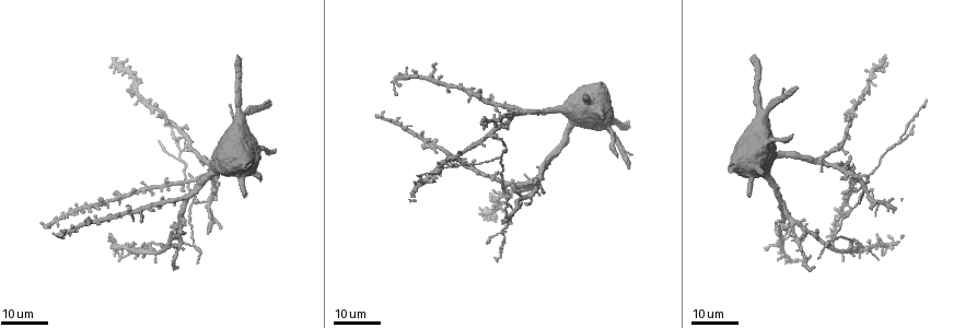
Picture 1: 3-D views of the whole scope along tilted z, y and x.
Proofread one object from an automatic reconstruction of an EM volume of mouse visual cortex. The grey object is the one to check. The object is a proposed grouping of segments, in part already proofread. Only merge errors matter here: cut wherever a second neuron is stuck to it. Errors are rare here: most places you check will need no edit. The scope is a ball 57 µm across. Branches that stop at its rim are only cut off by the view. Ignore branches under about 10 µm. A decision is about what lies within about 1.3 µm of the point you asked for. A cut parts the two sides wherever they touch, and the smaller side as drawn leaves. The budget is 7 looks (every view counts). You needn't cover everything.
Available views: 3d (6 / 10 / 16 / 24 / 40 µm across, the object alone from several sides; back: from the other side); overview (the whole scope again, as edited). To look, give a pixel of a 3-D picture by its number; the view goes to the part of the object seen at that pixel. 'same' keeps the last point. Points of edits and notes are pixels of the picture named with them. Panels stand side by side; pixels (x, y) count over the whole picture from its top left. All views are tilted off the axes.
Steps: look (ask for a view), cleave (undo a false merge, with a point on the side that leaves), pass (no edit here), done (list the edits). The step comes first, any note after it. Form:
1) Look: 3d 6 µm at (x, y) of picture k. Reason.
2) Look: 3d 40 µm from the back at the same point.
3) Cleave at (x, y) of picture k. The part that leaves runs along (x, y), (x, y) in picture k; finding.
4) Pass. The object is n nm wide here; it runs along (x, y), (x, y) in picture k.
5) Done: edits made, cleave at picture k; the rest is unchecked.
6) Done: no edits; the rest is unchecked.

Look: 3d 24 µm at (192, 246) of picture 1. Abrupt turn.

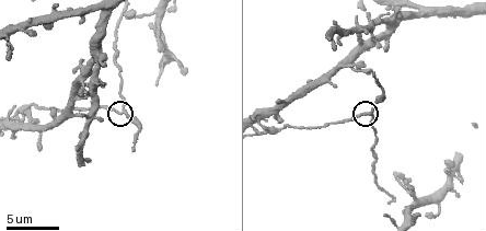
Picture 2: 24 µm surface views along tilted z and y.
Look: 3d 6 µm at (372, 115) of picture 2. Zoom in.

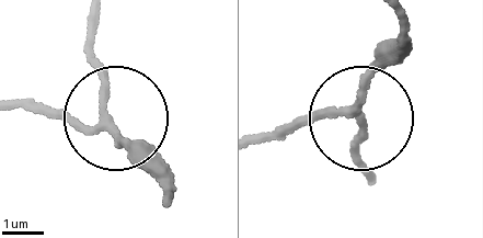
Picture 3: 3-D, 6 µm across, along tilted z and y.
Pass. 3 arms meet here; all the same neuron.

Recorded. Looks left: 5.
Look: 3d 6 µm at (387, 30) of picture 2. Three-way junction.

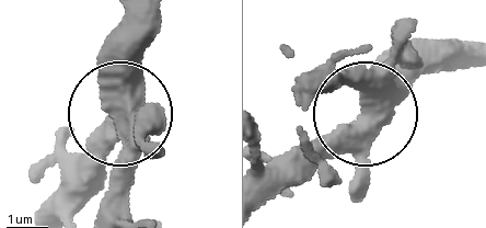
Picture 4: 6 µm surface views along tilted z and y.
Pass. The object is 480 nm wide here; it runs along (160, 13), (120, 122), (126, 212) in picture 4; all the same neuron.

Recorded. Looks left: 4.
Look: 3d 6 µm at (262, 133) of picture 2. Looks like a crossing.

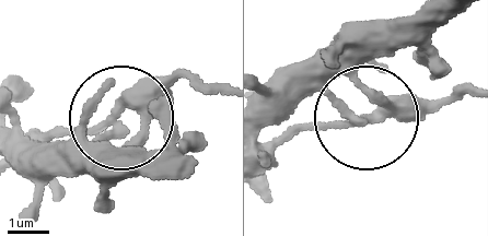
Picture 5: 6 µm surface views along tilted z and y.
Pass. 4 arms meet here; continuous, no second neuron.

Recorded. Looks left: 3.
Look: 3d 24 µm at (94, 222) of picture 1. Three-way junction.

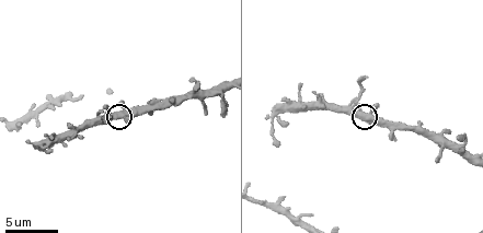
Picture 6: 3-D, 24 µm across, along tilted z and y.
Look: 3d 6 µm at (117, 116) of picture 6. Zoom in.

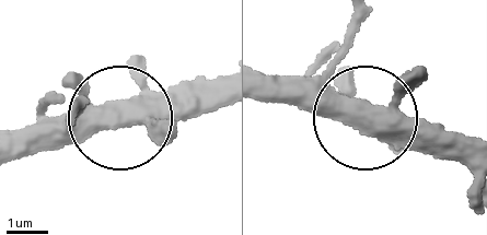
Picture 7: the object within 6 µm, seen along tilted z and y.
Pass. The object is 390 nm wide here; it runs along (463, 161), (412, 150), (367, 118), (315, 114), (267, 75) in picture 7; one neuron here.

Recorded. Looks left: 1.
Done: no edits; the rest is unchecked.

